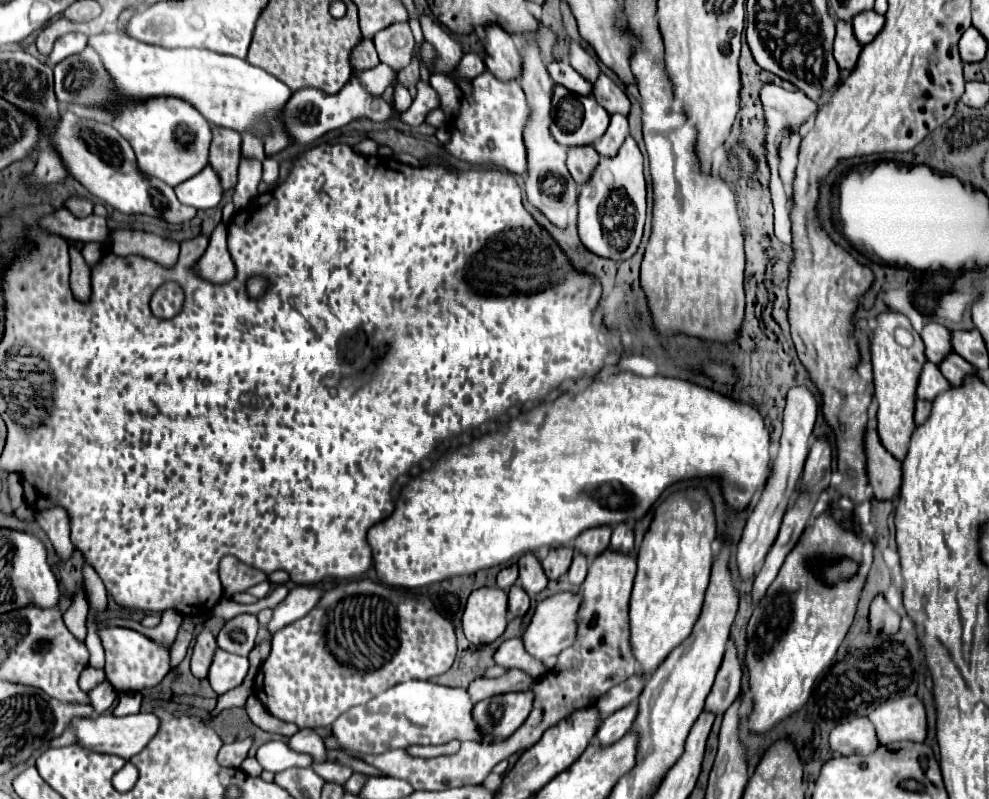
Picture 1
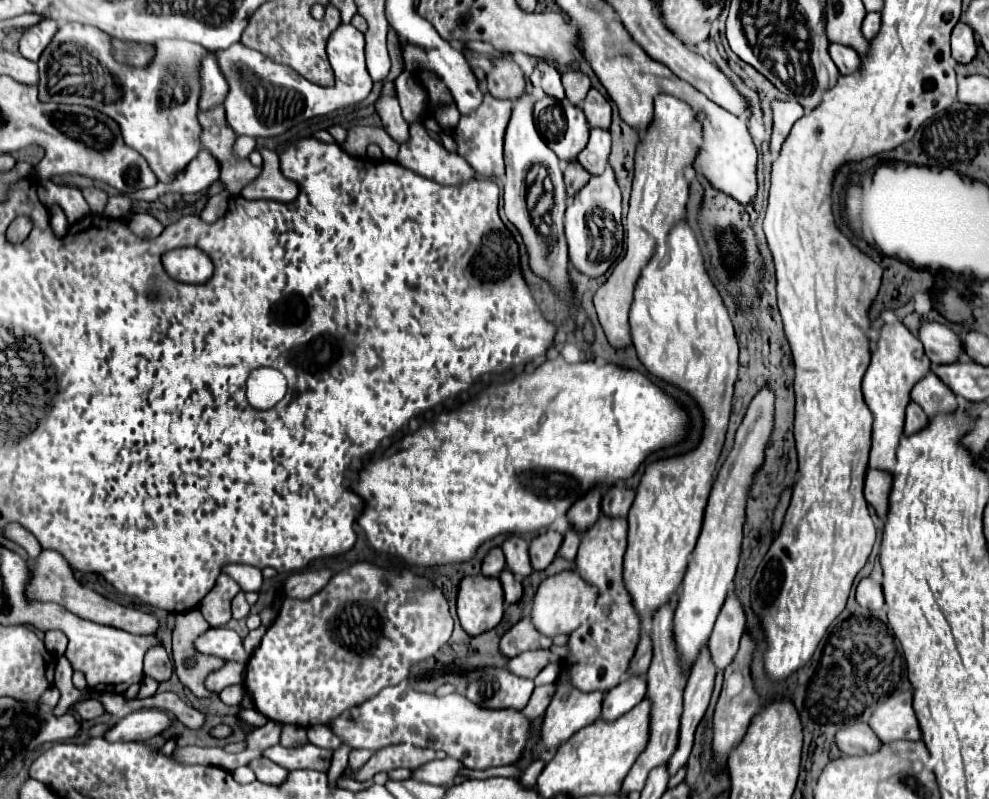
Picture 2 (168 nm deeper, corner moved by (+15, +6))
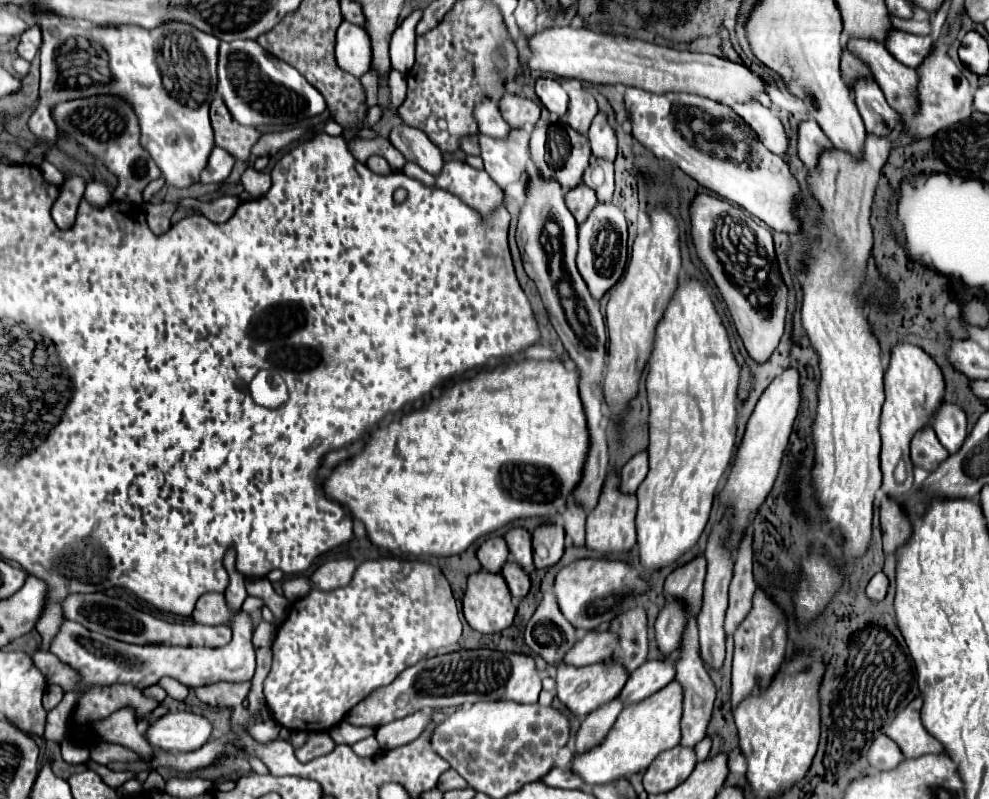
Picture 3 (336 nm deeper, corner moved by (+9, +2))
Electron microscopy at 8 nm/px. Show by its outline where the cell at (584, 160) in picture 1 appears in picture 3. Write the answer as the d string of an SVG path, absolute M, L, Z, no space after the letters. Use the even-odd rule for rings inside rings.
M581 183L579 187L573 187L567 195L565 195L565 203L569 207L569 211L573 213L573 217L577 219L577 223L583 223L589 215L589 211L595 207L597 203L597 195L595 191L591 191L585 183Z

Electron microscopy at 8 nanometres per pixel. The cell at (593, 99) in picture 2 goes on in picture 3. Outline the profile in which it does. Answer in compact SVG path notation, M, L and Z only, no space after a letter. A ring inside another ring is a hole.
M599 111L587 131L587 139L591 145L593 155L605 157L605 159L615 159L617 155L617 135L613 127L607 121L607 115Z

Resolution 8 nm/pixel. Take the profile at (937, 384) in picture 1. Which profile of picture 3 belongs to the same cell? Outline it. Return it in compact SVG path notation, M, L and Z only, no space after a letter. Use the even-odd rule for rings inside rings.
M943 401L935 411L931 425L937 433L937 439L949 453L955 453L967 437L967 417L957 403Z

